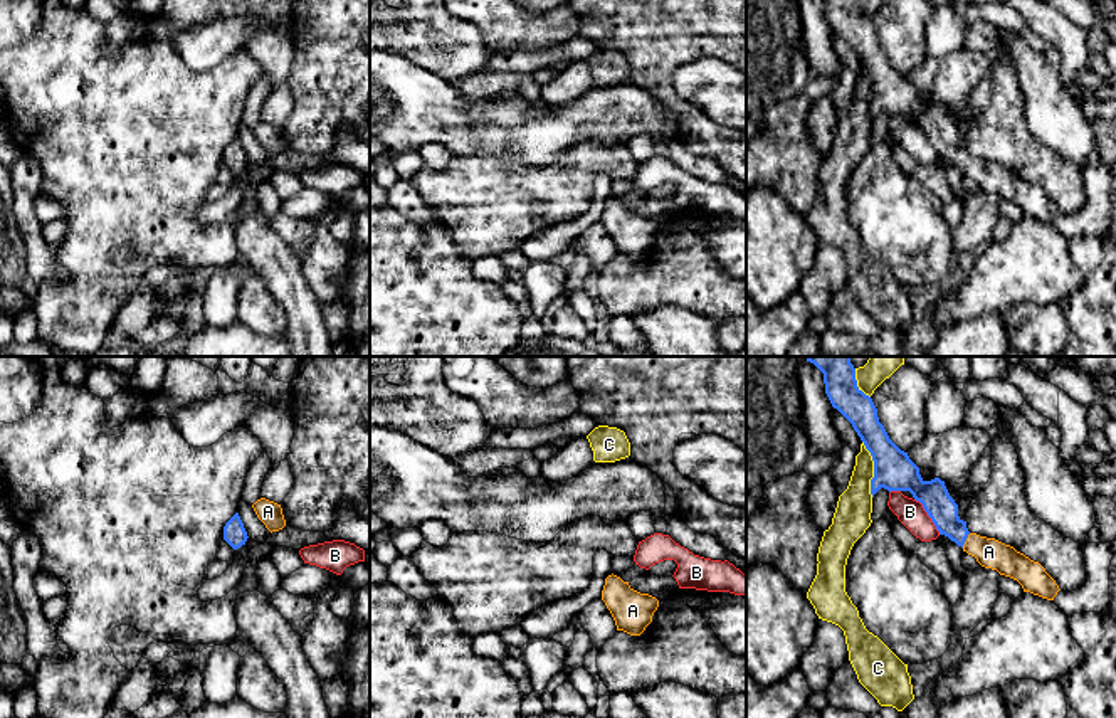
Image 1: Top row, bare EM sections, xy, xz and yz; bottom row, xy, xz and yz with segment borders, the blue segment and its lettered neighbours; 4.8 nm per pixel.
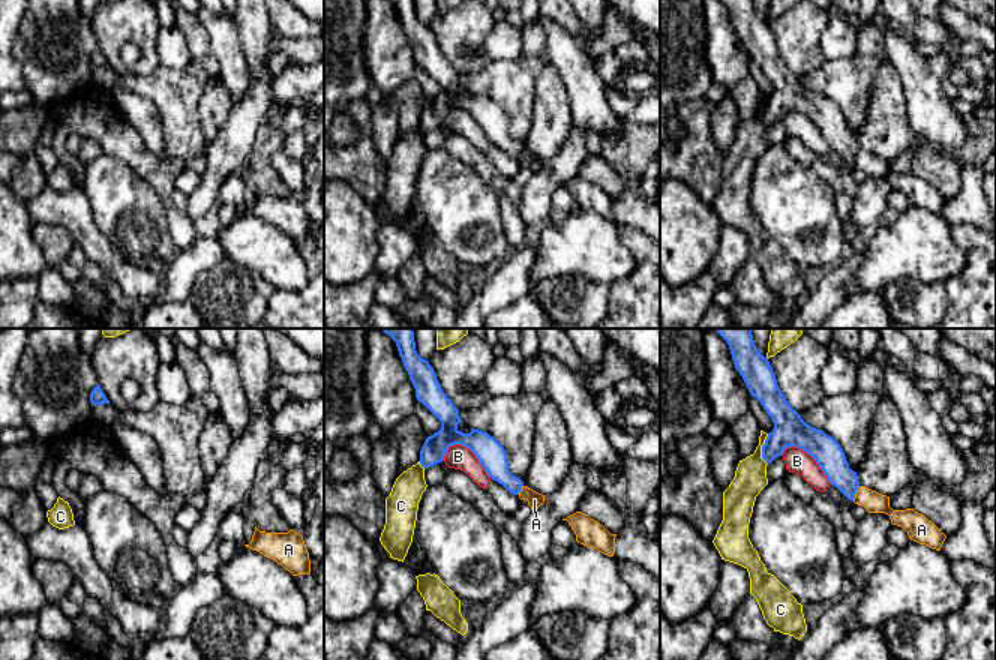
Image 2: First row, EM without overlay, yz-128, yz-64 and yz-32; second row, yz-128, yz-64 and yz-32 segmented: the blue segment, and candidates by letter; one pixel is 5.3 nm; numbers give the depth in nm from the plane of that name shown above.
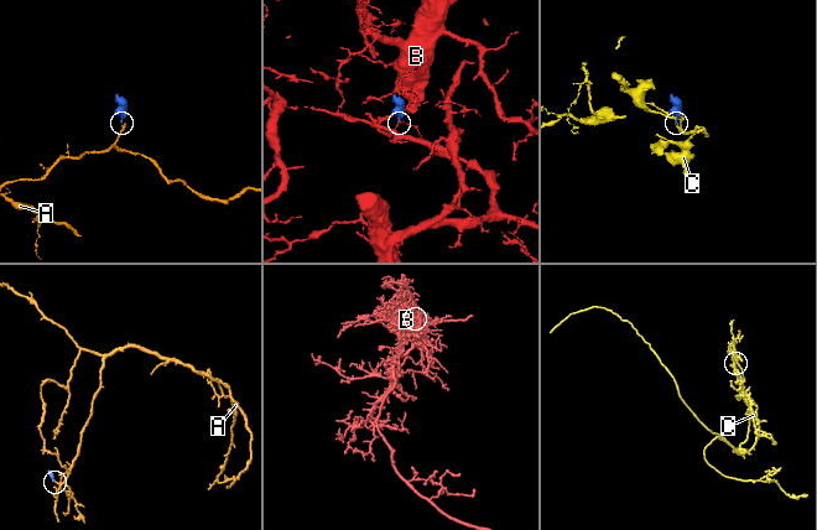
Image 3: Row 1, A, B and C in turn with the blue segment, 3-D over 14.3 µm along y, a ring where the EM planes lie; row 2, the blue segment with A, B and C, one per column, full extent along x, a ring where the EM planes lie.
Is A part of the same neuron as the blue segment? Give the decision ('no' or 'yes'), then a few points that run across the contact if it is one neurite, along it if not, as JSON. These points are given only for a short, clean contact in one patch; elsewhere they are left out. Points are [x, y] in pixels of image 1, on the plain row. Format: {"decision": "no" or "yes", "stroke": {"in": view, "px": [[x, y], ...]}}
{"decision": "yes", "stroke": {"in": "yz", "px": [[935, 121], [947, 145], [965, 163], [989, 175]]}}

